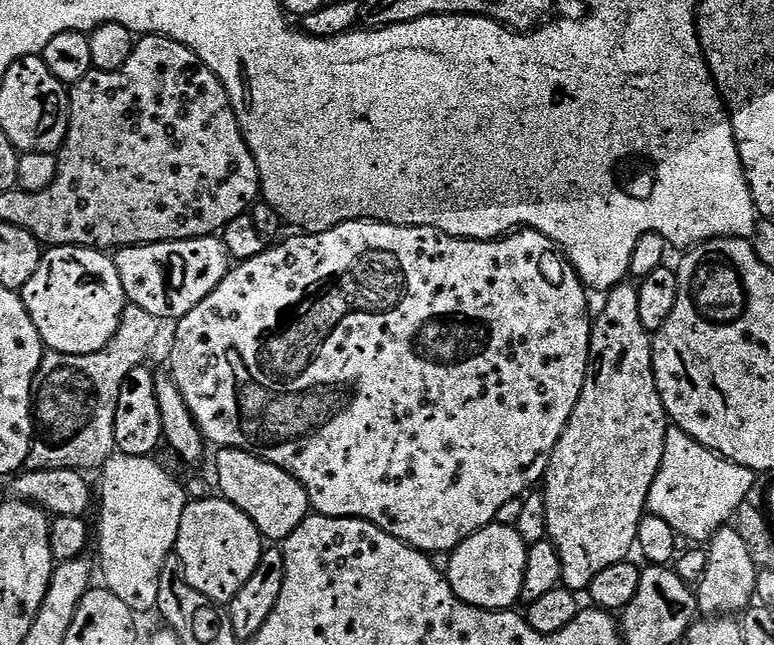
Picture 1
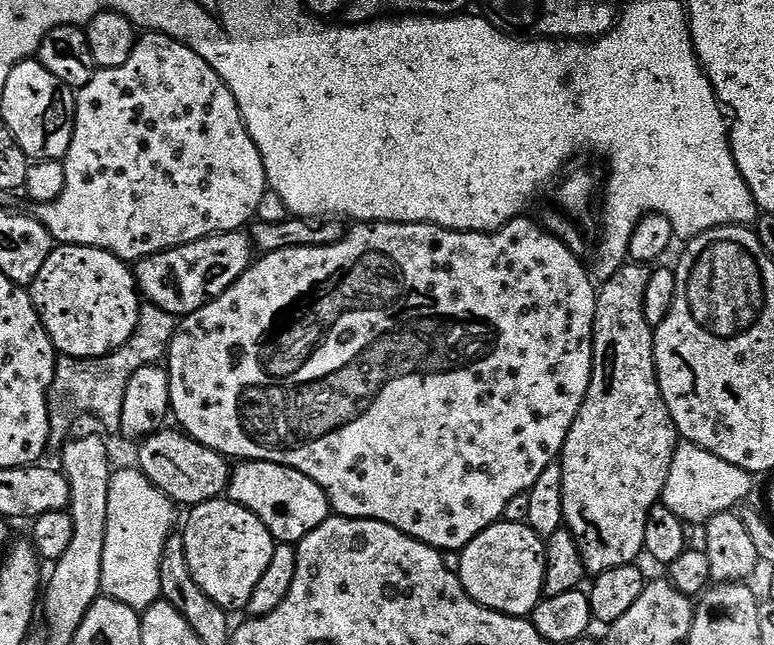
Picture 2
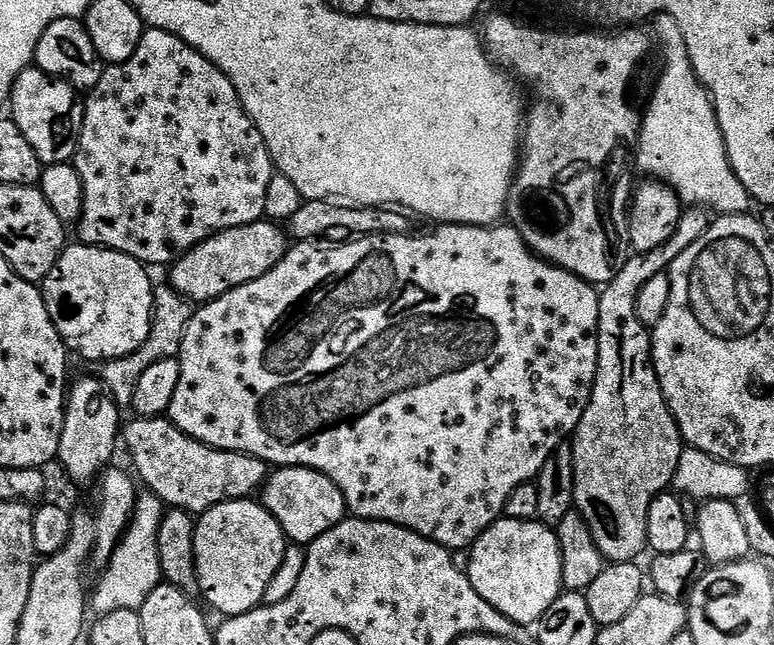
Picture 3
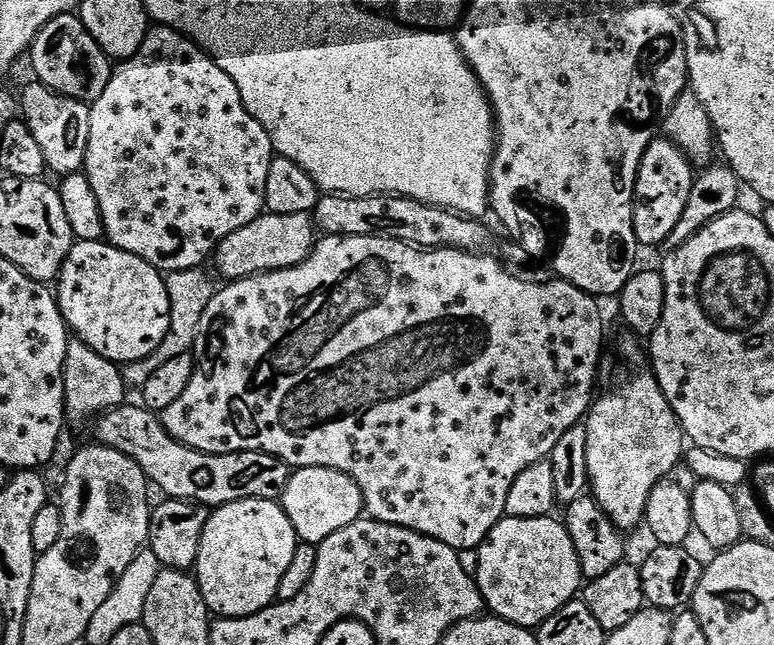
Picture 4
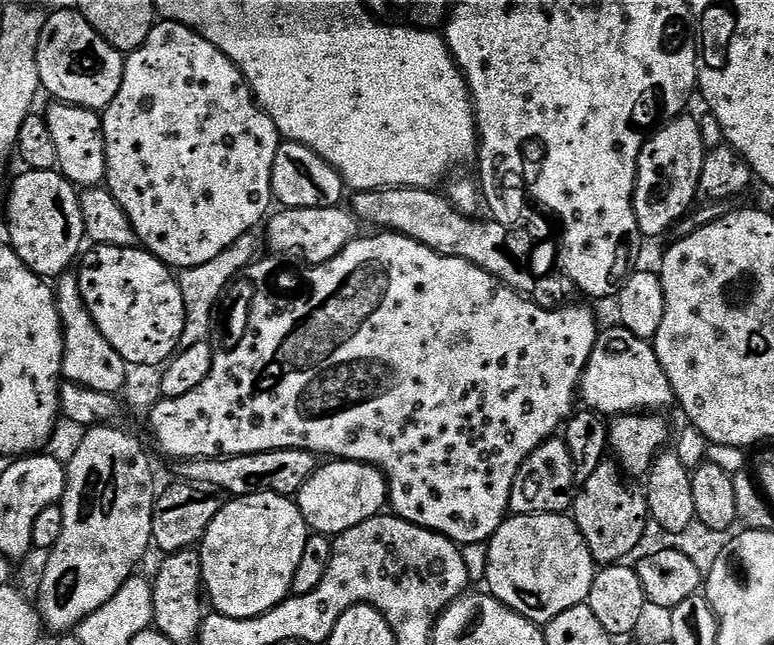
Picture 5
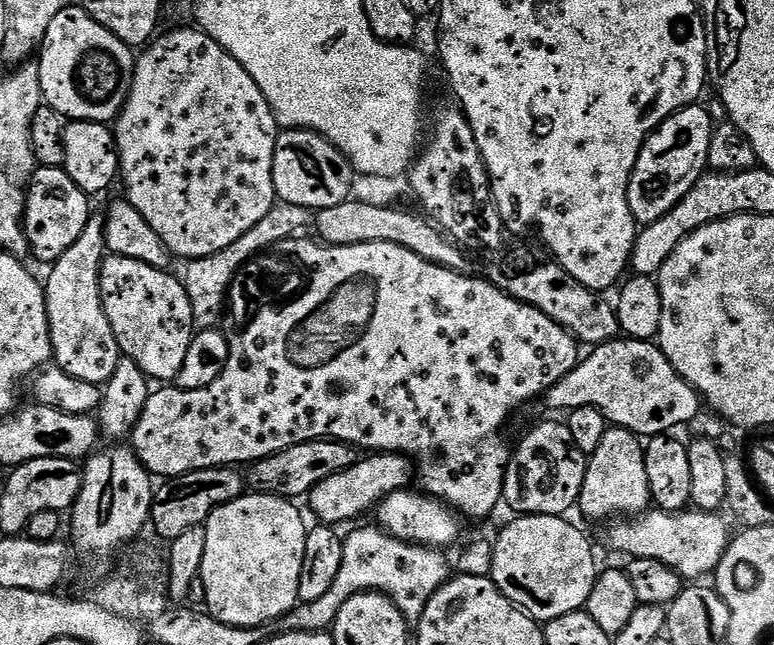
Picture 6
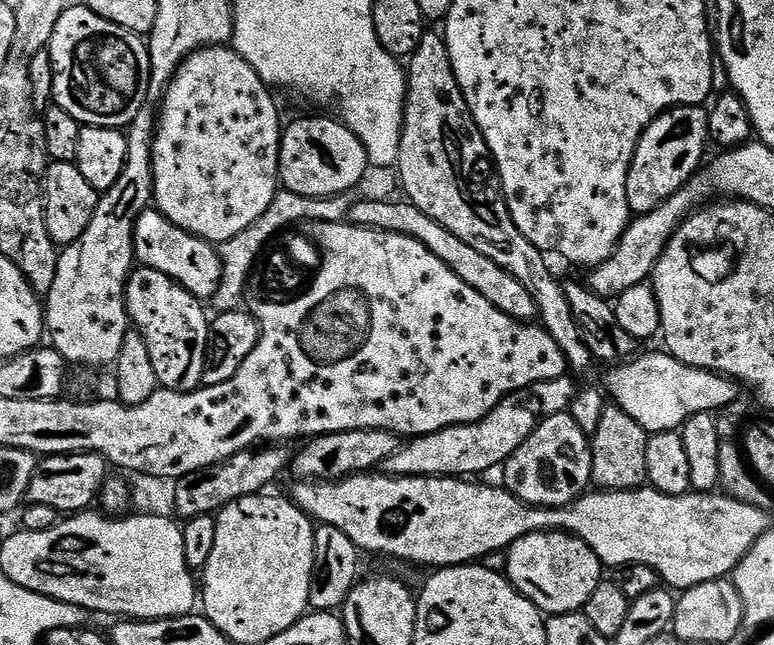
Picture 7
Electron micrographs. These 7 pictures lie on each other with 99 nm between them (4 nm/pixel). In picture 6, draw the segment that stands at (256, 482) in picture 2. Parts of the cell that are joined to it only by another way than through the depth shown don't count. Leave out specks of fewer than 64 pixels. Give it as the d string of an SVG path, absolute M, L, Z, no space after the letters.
M394 452L368 454L357 459L354 466L326 478L326 482L318 482L306 497L306 503L312 507L317 521L329 526L341 526L347 520L360 516L363 512L371 513L390 494L405 491L414 480L414 464L409 457Z

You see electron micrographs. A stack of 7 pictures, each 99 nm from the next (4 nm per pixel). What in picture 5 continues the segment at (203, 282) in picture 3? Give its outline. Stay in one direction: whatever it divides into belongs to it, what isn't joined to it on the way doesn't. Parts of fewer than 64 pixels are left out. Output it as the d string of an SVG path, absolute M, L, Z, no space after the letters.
M344 206L284 208L276 217L273 215L267 221L268 240L278 251L288 256L301 256L305 265L325 264L327 260L333 260L351 240L361 235L360 224L356 221L357 213L353 212L347 212Z

